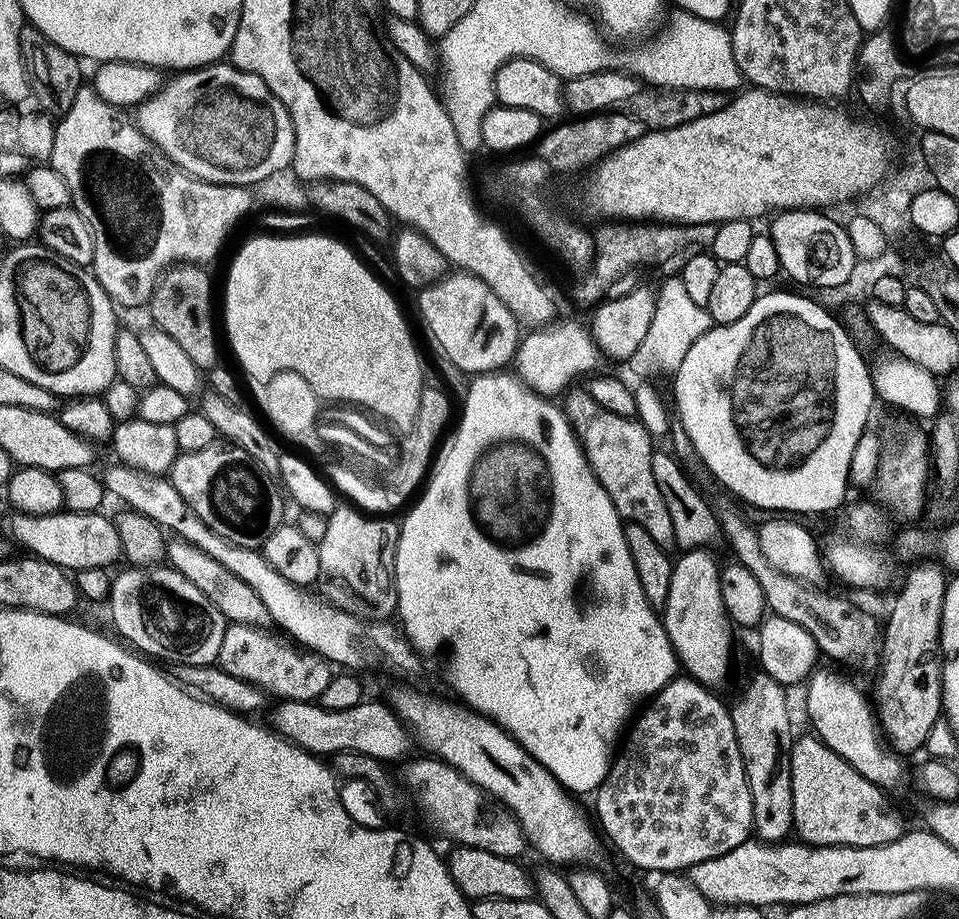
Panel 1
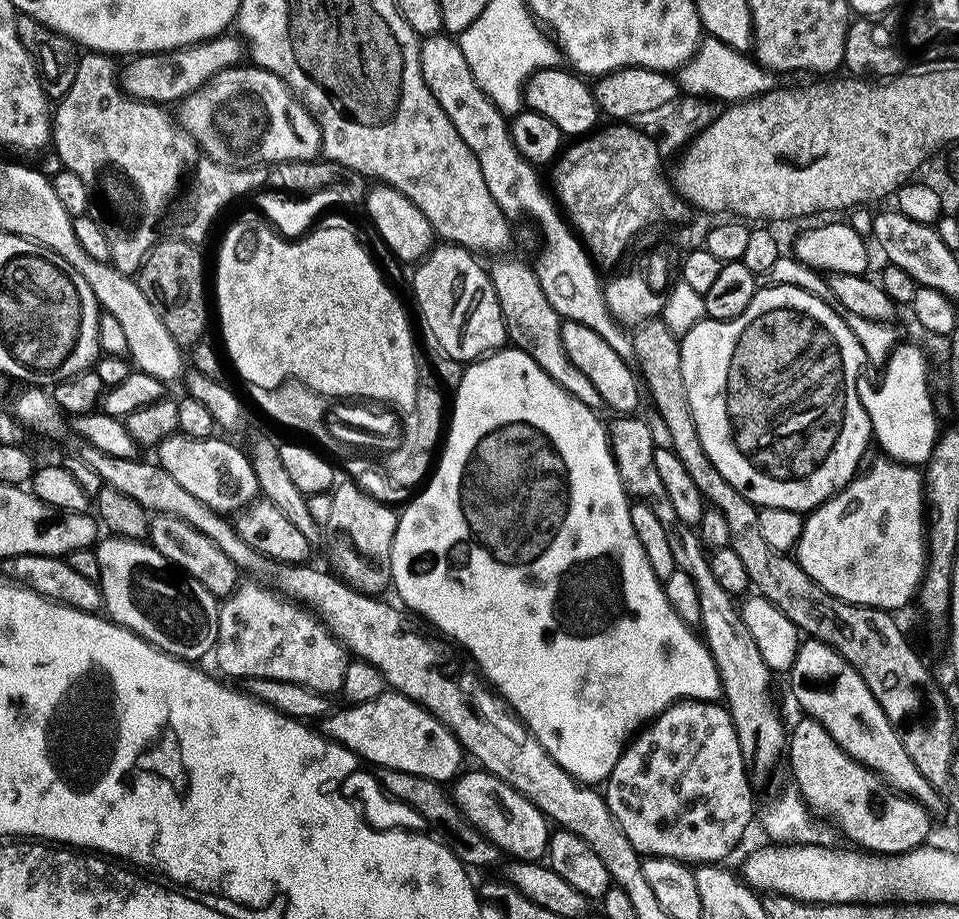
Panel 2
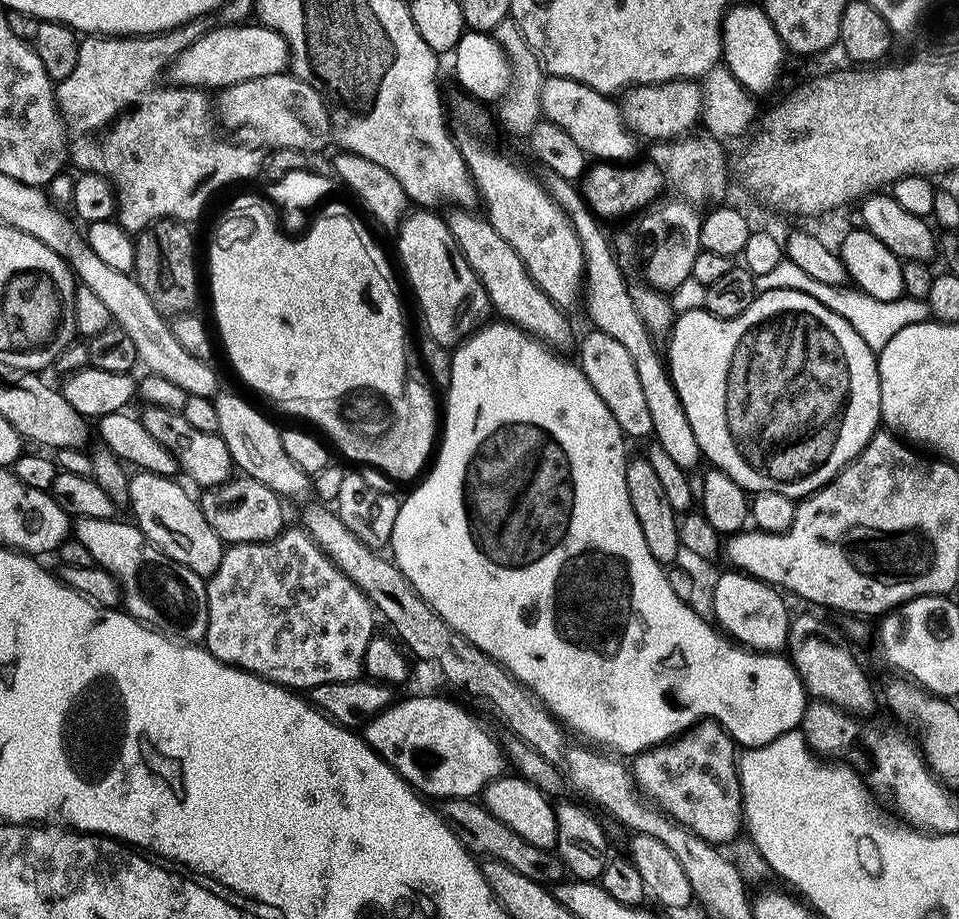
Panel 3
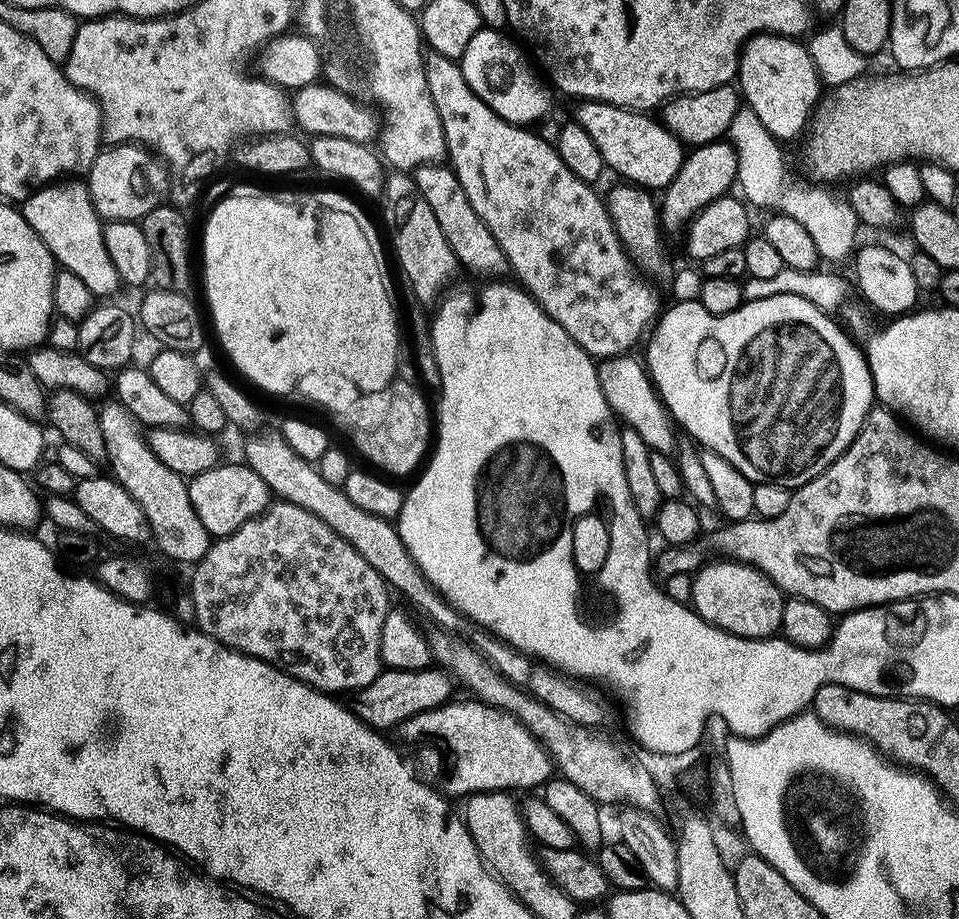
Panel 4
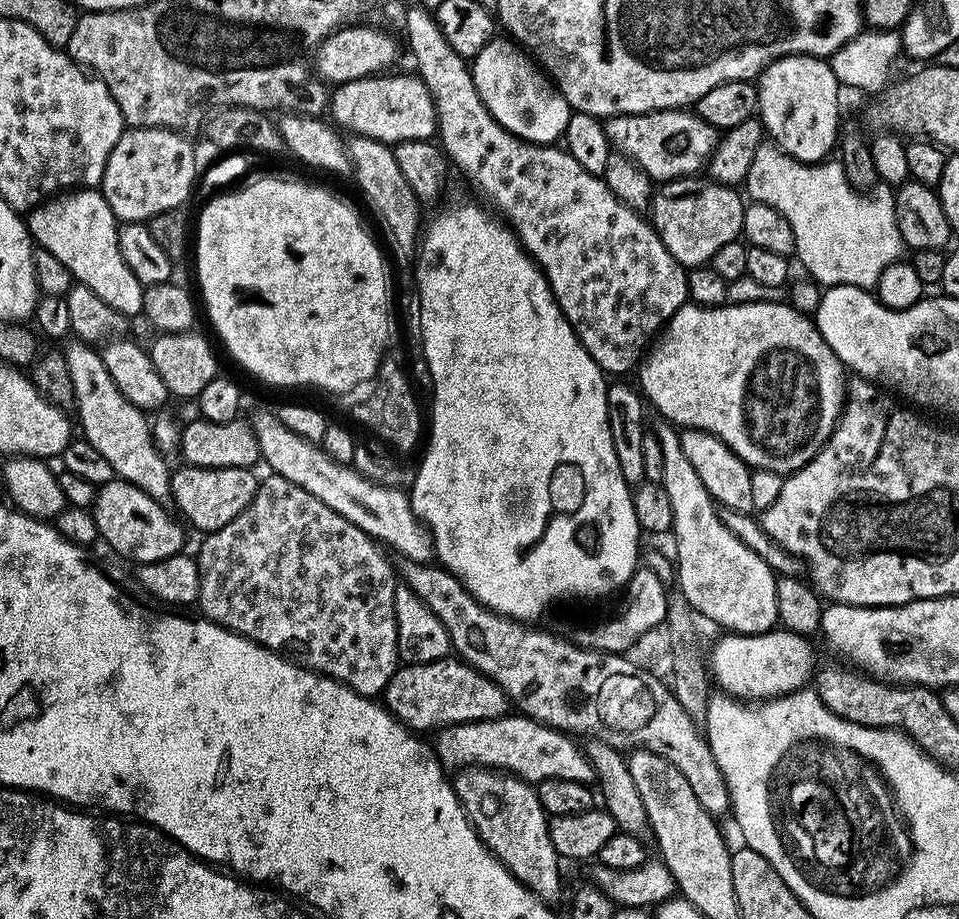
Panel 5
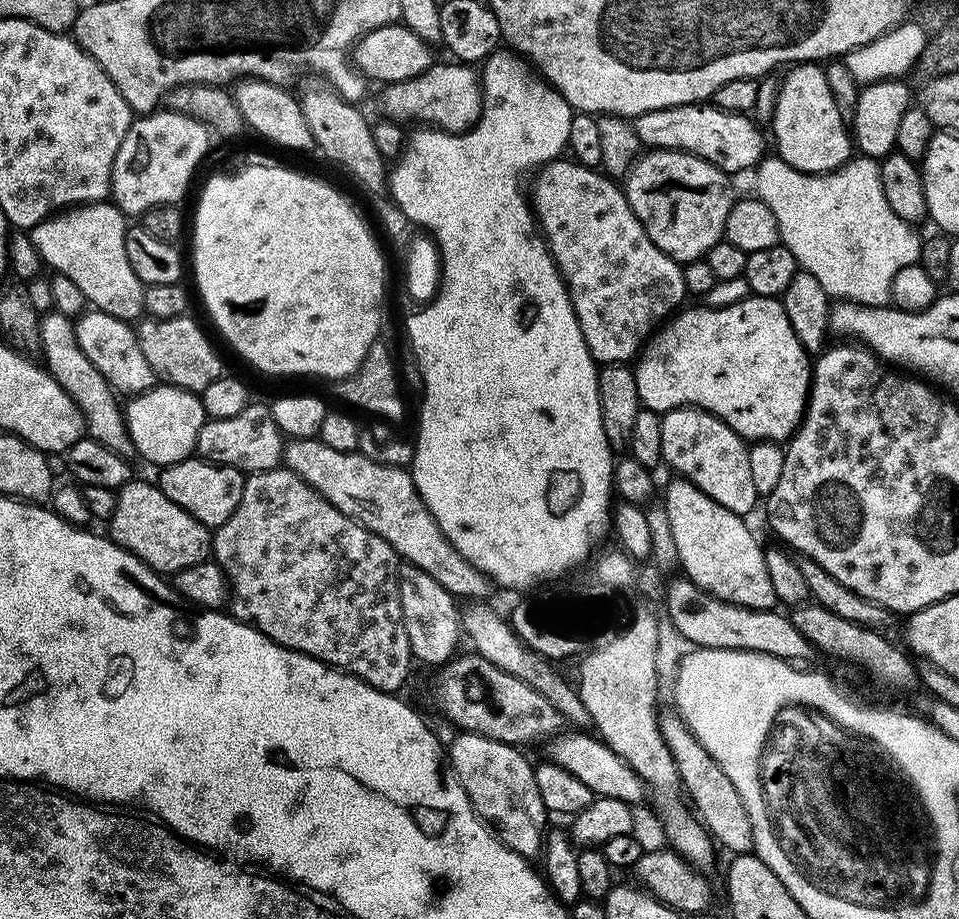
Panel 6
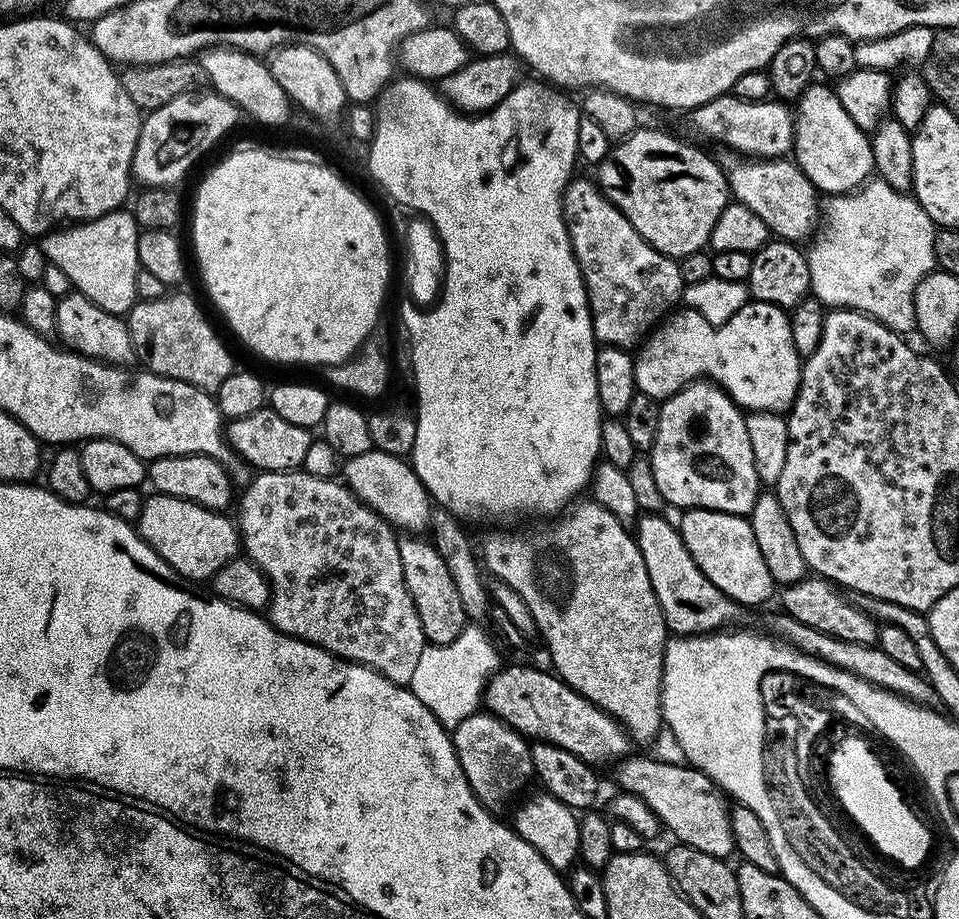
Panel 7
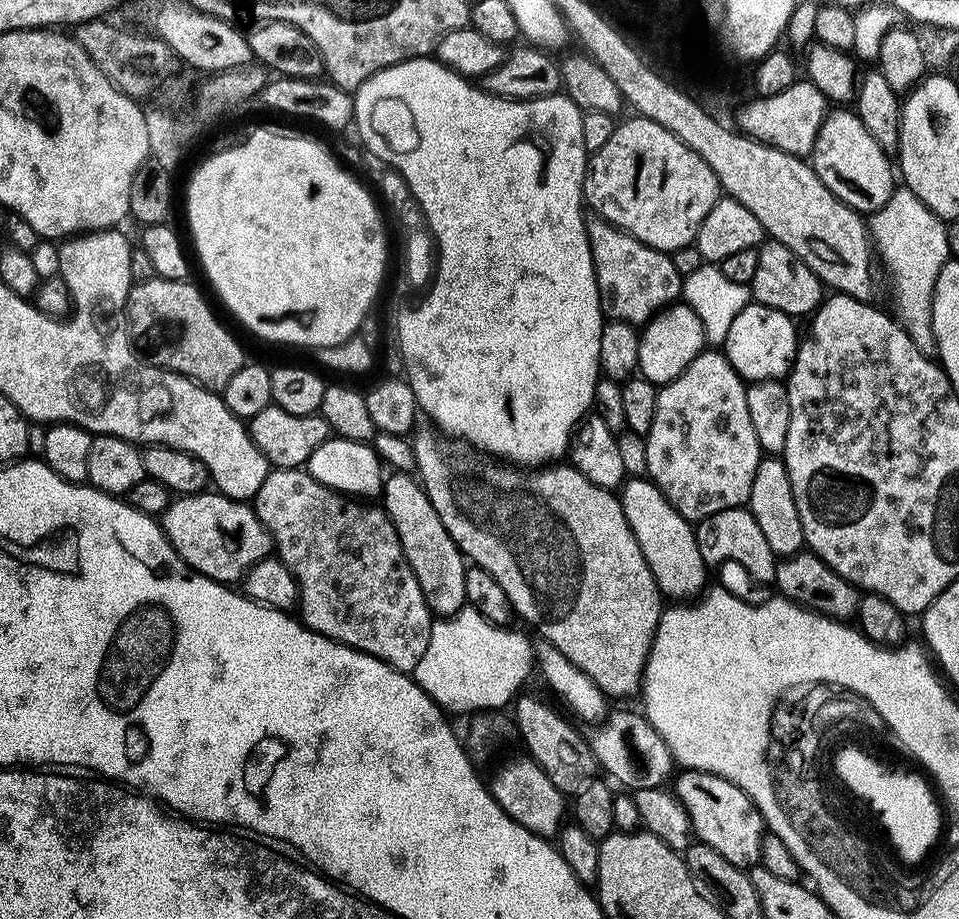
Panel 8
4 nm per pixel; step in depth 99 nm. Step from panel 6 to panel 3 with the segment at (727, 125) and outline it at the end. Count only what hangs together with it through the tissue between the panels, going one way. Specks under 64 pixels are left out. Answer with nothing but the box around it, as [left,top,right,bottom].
[540,76,637,162]

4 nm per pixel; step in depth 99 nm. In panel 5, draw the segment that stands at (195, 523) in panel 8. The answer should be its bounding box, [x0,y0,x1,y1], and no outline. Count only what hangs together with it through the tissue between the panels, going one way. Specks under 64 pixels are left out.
[90,478,185,566]

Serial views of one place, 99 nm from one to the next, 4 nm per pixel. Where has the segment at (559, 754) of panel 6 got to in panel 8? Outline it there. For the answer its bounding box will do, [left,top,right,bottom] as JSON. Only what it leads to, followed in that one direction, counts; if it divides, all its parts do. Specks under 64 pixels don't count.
[674,770,766,870]

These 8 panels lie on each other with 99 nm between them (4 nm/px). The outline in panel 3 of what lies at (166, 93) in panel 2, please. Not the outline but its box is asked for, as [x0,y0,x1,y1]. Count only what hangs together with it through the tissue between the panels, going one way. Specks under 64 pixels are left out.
[166,22,289,90]

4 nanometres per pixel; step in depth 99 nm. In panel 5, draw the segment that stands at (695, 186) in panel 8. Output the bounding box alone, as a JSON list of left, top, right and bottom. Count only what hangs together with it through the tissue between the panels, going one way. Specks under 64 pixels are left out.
[650,182,746,266]

